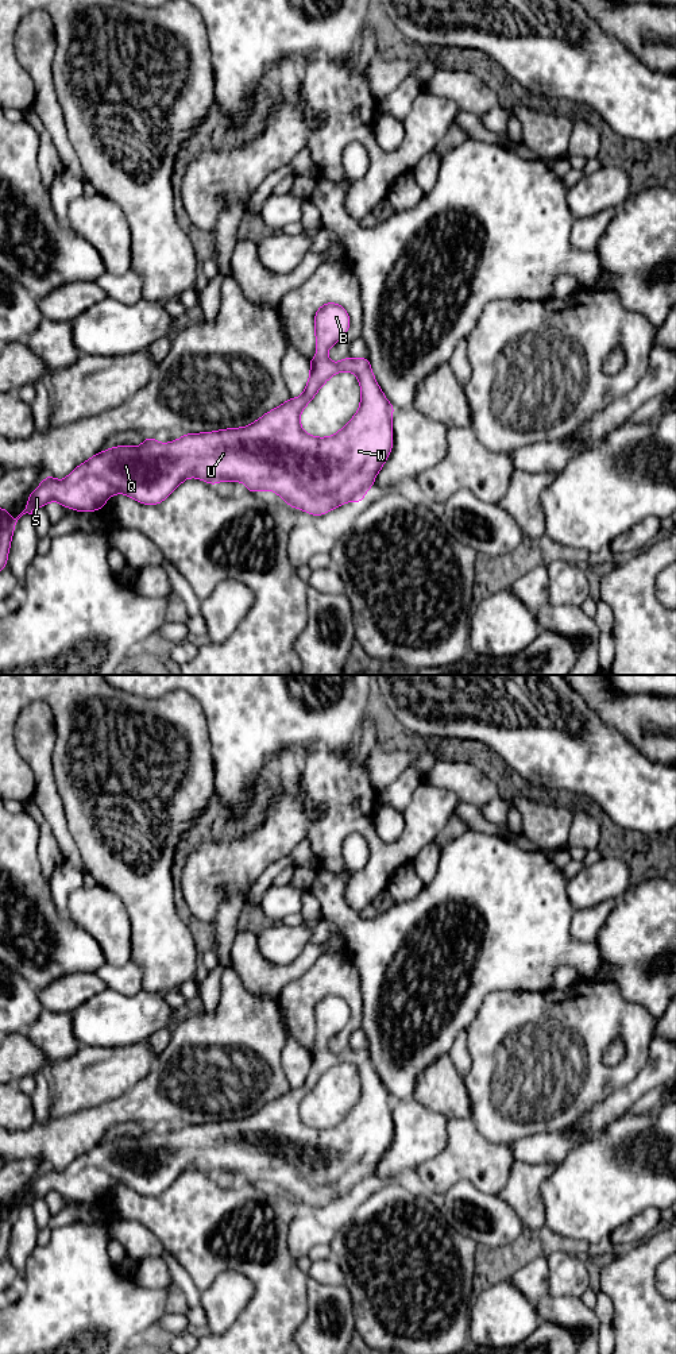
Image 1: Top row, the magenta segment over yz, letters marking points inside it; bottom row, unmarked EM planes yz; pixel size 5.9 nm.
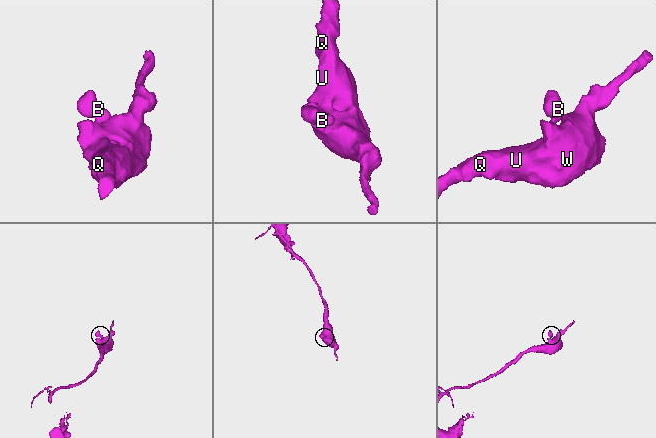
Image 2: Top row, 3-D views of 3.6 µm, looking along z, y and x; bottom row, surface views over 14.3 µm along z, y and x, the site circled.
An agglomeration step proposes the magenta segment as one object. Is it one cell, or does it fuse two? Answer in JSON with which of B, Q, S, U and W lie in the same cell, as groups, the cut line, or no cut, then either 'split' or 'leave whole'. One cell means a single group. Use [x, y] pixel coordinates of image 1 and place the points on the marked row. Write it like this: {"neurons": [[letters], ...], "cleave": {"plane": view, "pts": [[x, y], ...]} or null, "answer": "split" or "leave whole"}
{"neurons": [["B", "Q", "S", "U", "W"]], "cleave": null, "answer": "leave whole"}

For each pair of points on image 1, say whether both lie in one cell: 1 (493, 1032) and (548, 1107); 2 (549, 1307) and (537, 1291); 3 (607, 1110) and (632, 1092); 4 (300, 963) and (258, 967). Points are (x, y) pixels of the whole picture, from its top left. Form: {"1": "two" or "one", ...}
{"1": "one", "2": "two", "3": "one", "4": "one"}

